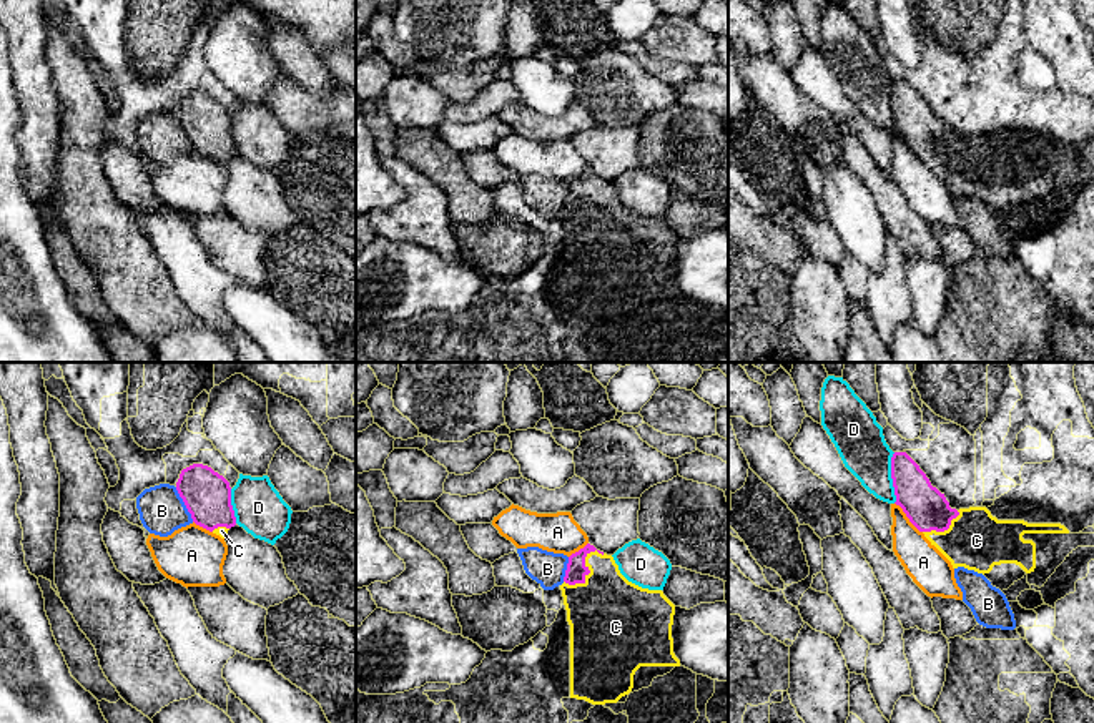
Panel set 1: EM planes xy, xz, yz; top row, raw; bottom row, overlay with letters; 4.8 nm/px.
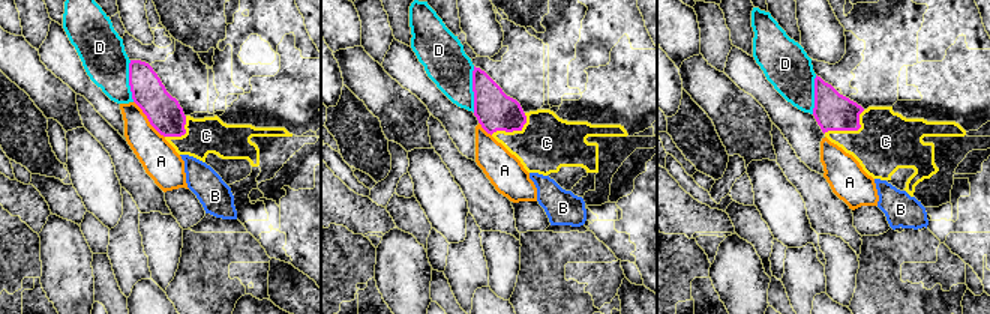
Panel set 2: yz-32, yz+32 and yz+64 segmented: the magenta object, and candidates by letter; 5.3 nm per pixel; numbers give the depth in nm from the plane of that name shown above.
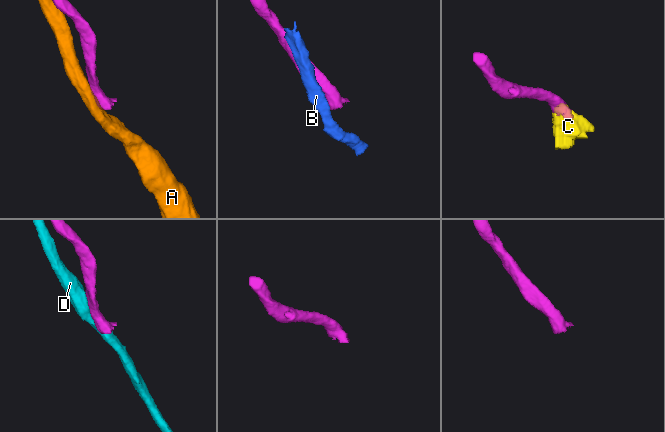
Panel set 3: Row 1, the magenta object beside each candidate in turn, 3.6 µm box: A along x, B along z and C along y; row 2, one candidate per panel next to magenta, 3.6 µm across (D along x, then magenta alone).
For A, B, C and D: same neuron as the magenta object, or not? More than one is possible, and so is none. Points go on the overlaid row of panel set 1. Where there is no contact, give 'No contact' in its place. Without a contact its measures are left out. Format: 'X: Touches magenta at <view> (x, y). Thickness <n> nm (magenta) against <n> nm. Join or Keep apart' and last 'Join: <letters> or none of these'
A: Touches magenta at yz (906, 516). Thickness 200 nm (magenta) against 190 nm. Keep apart
B: Touches magenta at xy (185, 504). Thickness 240 nm (magenta) against 220 nm. Keep apart
C: Touches magenta at xz (589, 570). Thickness 100 nm (magenta) against 400 nm. Join
D: Touches magenta at yz (891, 477). Thickness 200 nm (magenta) against 240 nm. Keep apart
Join: C

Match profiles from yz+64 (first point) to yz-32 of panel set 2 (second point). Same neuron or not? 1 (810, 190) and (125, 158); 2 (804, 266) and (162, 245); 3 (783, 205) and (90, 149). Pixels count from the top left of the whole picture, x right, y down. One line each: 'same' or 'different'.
1: same
2: different
3: same

